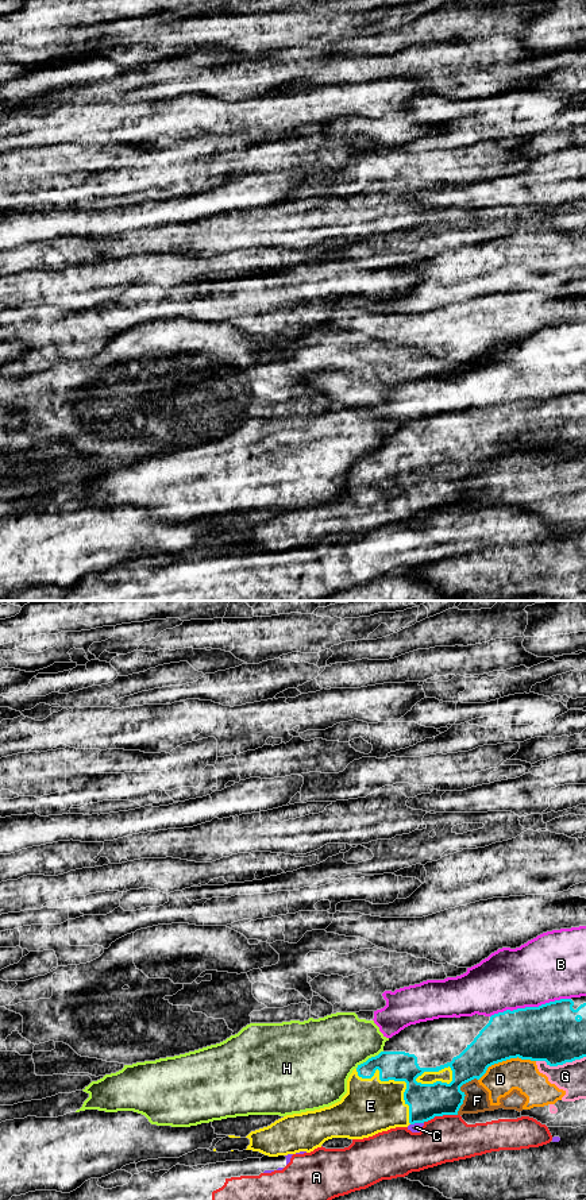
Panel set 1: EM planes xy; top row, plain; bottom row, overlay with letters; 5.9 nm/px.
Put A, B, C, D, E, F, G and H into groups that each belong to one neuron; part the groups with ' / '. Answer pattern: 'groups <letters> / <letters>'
groups A C / B / D F G / E / H

